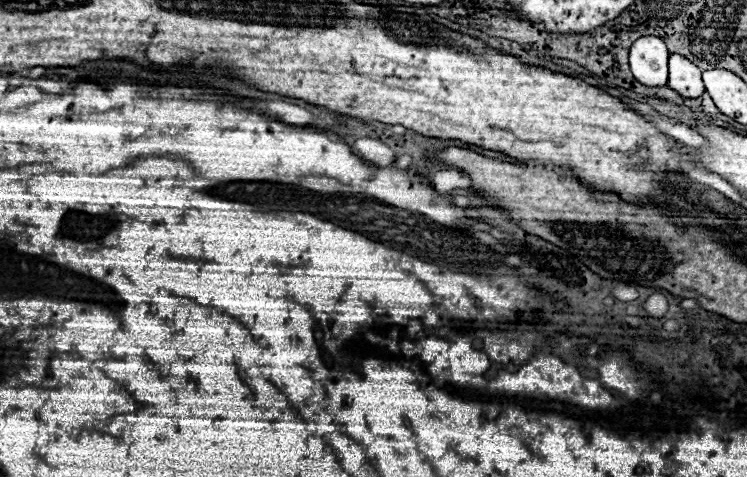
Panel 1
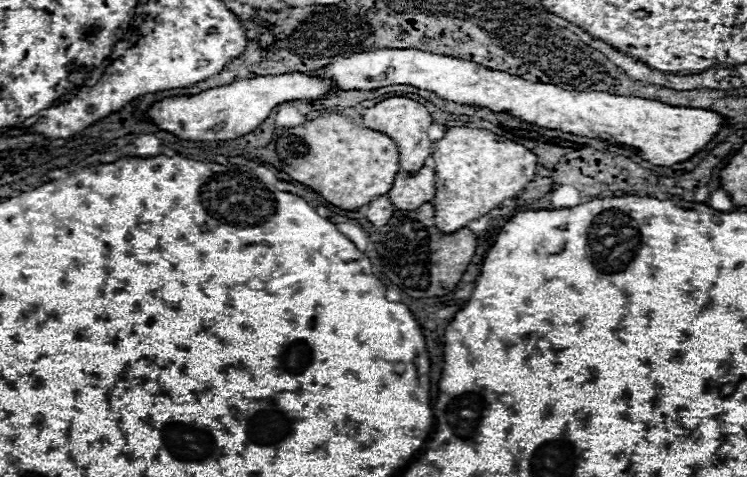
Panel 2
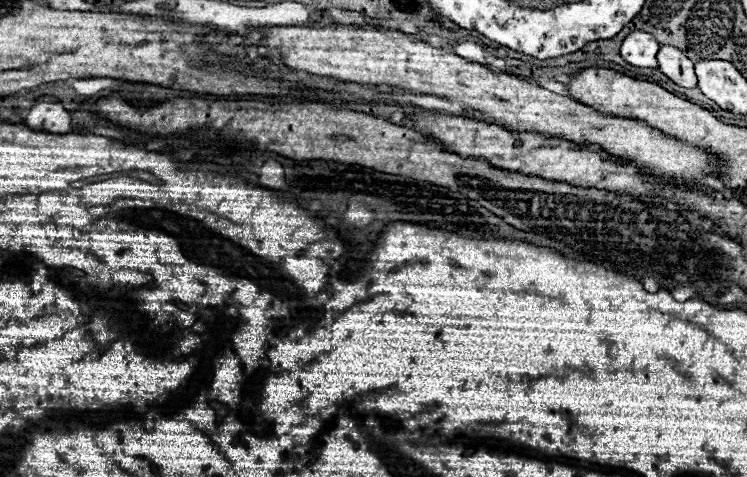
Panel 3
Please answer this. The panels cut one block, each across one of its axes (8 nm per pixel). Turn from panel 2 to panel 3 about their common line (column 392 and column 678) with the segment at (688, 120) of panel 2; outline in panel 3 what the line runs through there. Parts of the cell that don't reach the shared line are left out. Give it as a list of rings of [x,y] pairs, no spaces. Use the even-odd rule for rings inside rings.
[[[662,46],[658,50],[658,62],[660,70],[678,86],[694,88],[698,84],[698,78],[694,74],[694,62],[686,58],[682,50],[676,50],[674,46]]]

